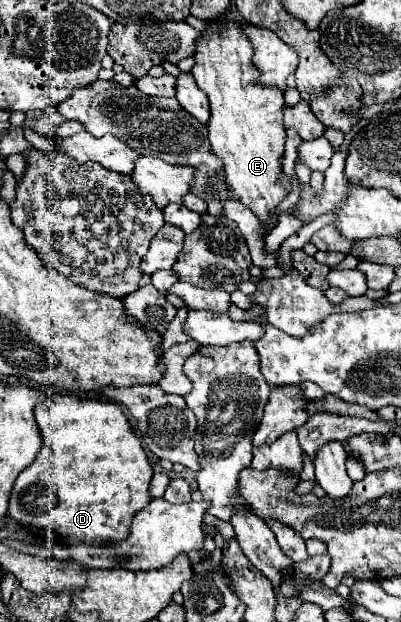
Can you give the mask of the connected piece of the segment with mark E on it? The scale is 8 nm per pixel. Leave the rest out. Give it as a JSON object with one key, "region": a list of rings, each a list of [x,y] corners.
{"region":[[[221,19],[225,25],[223,33],[209,33],[203,35],[201,43],[197,43],[195,53],[195,67],[193,67],[193,79],[199,85],[199,89],[209,97],[211,105],[211,119],[207,123],[209,129],[209,141],[215,155],[223,159],[225,165],[225,177],[231,185],[233,195],[255,213],[261,227],[271,223],[271,213],[275,207],[279,207],[281,201],[287,199],[287,191],[281,185],[281,159],[285,155],[285,139],[287,133],[283,129],[283,93],[277,87],[265,87],[257,83],[257,69],[251,65],[253,47],[247,41],[247,37],[241,33],[241,27],[235,25],[229,19]]]}

